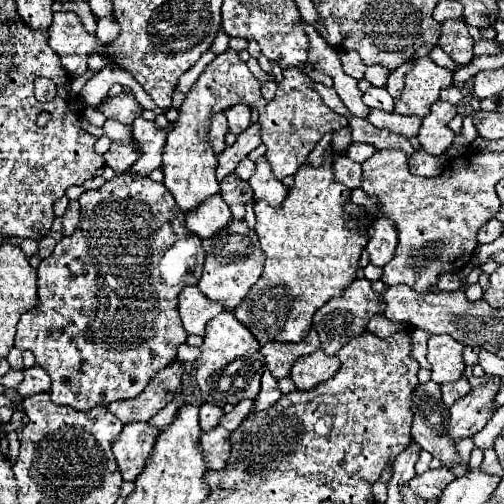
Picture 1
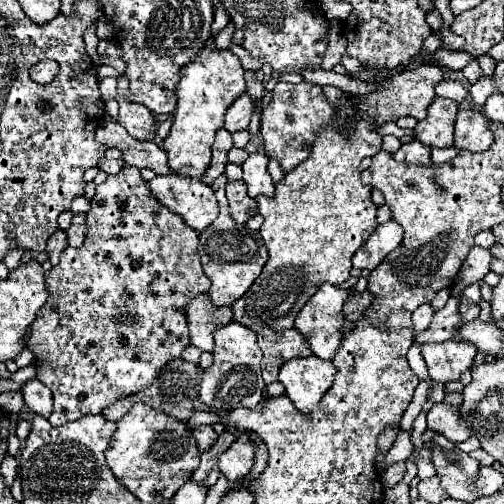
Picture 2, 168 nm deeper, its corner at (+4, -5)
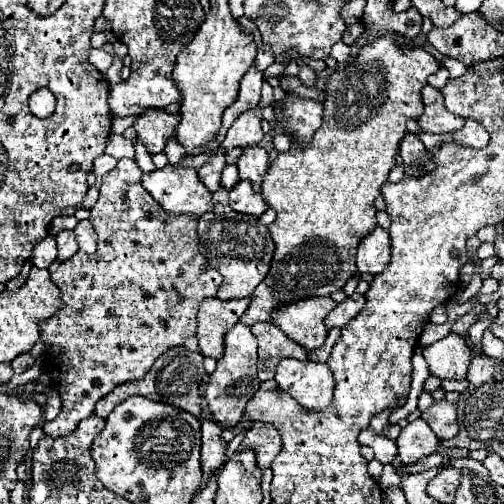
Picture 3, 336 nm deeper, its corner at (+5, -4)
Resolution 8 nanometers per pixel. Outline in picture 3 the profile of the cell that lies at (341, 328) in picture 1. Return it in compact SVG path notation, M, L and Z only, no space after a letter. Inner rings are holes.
M304 298L292 304L282 304L276 310L272 310L272 318L270 322L276 324L290 340L298 342L300 346L304 346L306 350L316 350L324 344L328 328L324 326L324 318L326 314L334 308L334 300L332 298Z

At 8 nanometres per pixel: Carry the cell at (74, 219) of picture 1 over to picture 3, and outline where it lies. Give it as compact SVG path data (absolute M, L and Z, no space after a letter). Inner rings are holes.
M80 220L78 226L74 228L74 234L78 238L80 250L84 250L86 254L92 254L96 250L96 232L94 232L90 220Z

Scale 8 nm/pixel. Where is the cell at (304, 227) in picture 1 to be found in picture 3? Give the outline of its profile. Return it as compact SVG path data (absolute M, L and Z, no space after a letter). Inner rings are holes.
M382 36L364 44L356 58L346 66L340 66L326 80L322 126L314 132L312 142L300 146L296 140L290 140L290 148L278 154L264 176L262 198L278 212L278 218L268 226L276 242L276 254L268 278L254 290L256 298L242 314L240 322L252 326L270 320L272 310L280 304L308 296L330 296L356 272L356 248L360 240L378 226L374 200L380 196L380 188L396 164L396 152L406 134L406 122L422 116L424 106L420 90L426 84L426 78L438 68L440 64L436 58L424 48L402 48L392 36Z

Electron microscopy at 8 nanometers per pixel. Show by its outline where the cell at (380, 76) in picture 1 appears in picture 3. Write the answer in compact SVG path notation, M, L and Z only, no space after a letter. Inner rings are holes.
M336 42L336 44L332 46L330 56L332 56L336 62L346 62L346 60L350 58L350 46L344 44L344 42Z

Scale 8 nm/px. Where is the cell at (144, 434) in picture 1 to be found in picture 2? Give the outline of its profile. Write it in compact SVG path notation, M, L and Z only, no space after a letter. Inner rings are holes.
M137 403L125 417L117 421L117 433L111 437L105 457L113 475L139 501L153 503L153 491L165 491L165 495L173 495L173 491L181 487L181 475L197 469L199 449L191 429L187 429L183 421L159 411L151 411L149 407Z

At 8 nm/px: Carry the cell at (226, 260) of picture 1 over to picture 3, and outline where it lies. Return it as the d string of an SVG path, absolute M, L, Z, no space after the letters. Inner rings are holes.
M220 188L214 192L214 206L210 212L206 212L204 216L200 216L200 222L198 222L198 236L200 236L200 252L208 258L210 266L216 268L222 276L224 276L224 282L220 284L218 288L218 298L220 300L232 300L232 298L244 298L248 294L254 292L254 288L266 278L268 270L270 270L270 262L272 262L272 256L274 256L274 242L272 242L272 236L268 232L266 226L262 226L258 222L256 216L248 216L248 214L240 214L240 212L234 212L228 204L228 190Z

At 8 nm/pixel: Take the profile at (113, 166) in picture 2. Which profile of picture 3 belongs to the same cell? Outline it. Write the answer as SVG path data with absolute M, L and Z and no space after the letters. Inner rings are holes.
M102 154L102 156L98 156L98 158L94 160L92 172L94 172L96 176L104 176L104 174L108 174L116 164L118 164L116 158L112 158L112 156L108 156L108 154Z

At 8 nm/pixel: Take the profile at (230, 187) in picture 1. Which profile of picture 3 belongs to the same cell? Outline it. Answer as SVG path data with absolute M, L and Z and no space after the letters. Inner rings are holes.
M248 180L238 182L236 188L230 190L230 206L236 212L252 214L252 216L260 216L268 208L264 198L258 192L254 192L254 188Z

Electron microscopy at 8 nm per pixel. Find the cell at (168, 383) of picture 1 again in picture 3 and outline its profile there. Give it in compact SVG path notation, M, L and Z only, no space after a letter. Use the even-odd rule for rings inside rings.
M176 346L176 348L170 348L166 350L160 358L156 358L156 362L152 364L152 368L144 374L144 378L140 380L132 380L132 382L126 382L122 386L116 386L112 392L108 392L98 404L96 404L96 416L100 418L106 418L114 406L128 398L128 396L146 396L146 398L152 398L154 402L156 400L162 400L162 402L168 402L172 406L178 406L182 410L188 410L190 414L196 414L200 416L202 414L202 398L200 398L200 384L204 380L204 364L202 364L204 356L200 352L190 352L186 350L184 346Z

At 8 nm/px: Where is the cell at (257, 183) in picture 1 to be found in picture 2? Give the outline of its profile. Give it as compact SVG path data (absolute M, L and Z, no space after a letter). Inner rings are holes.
M251 153L249 159L241 165L243 181L247 183L251 197L257 197L257 195L273 197L275 193L275 183L267 171L267 163L269 163L269 157L265 153Z

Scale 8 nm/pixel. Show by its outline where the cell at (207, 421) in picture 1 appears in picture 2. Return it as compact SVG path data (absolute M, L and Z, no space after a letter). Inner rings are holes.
M201 425L201 427L193 429L193 437L197 439L197 447L199 447L199 451L203 451L203 449L207 449L209 445L215 443L217 433L213 431L211 425Z

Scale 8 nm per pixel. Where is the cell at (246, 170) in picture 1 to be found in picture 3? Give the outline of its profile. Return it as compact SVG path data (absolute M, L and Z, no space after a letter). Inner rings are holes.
M226 166L224 172L222 172L222 186L224 186L226 190L232 190L238 182L240 182L240 178L238 178L236 166Z

